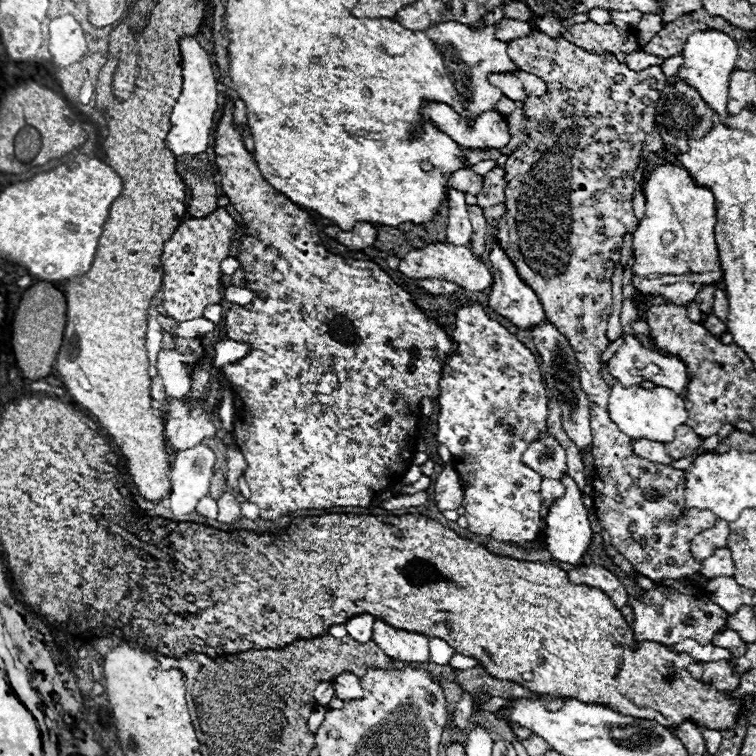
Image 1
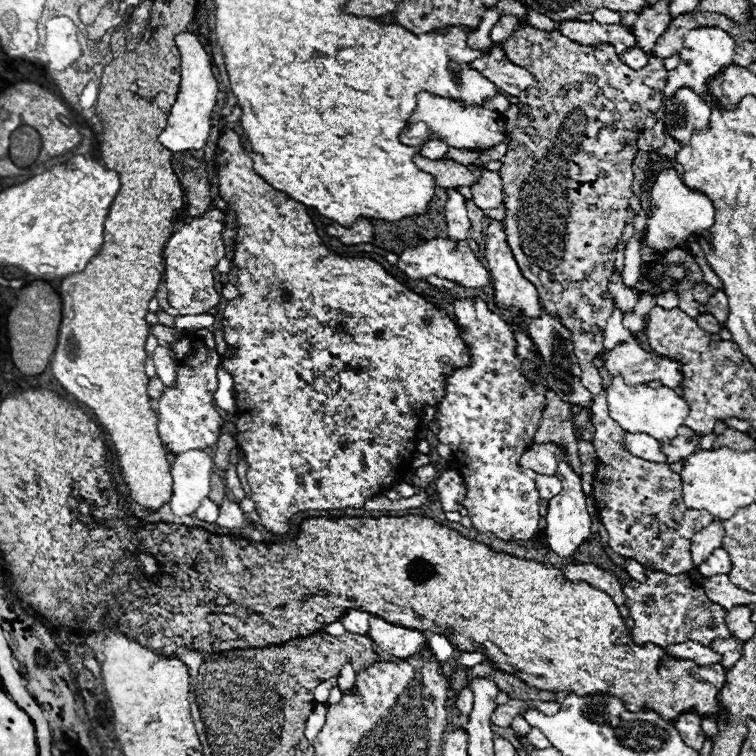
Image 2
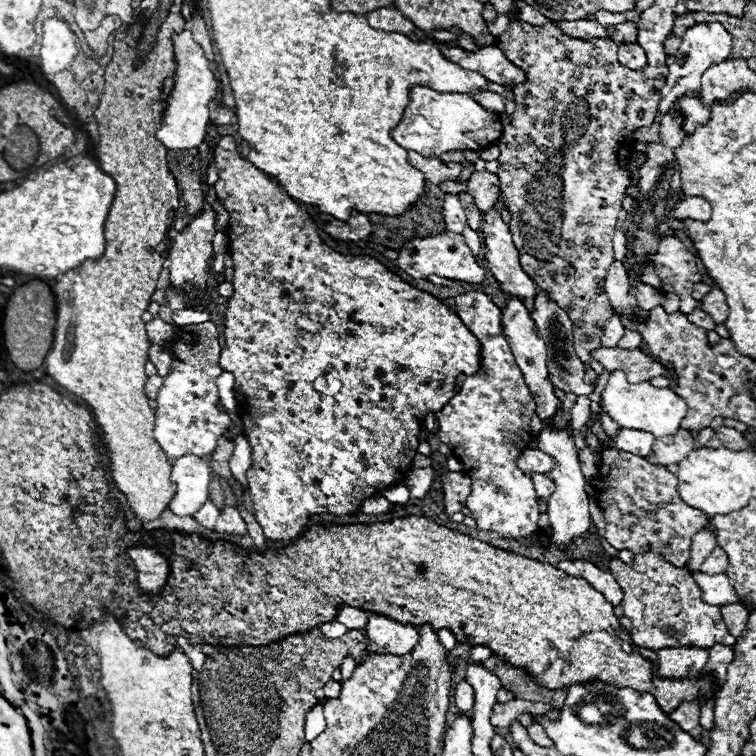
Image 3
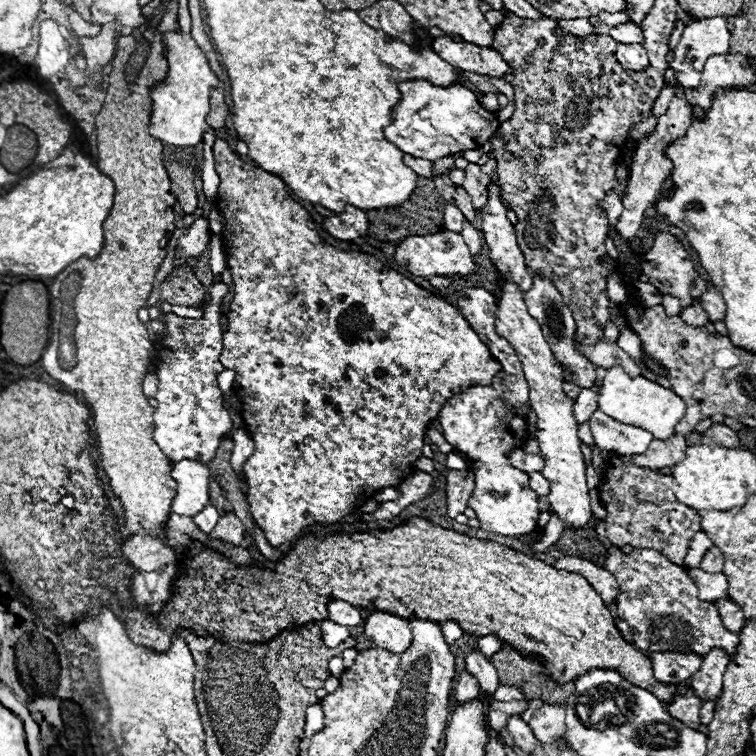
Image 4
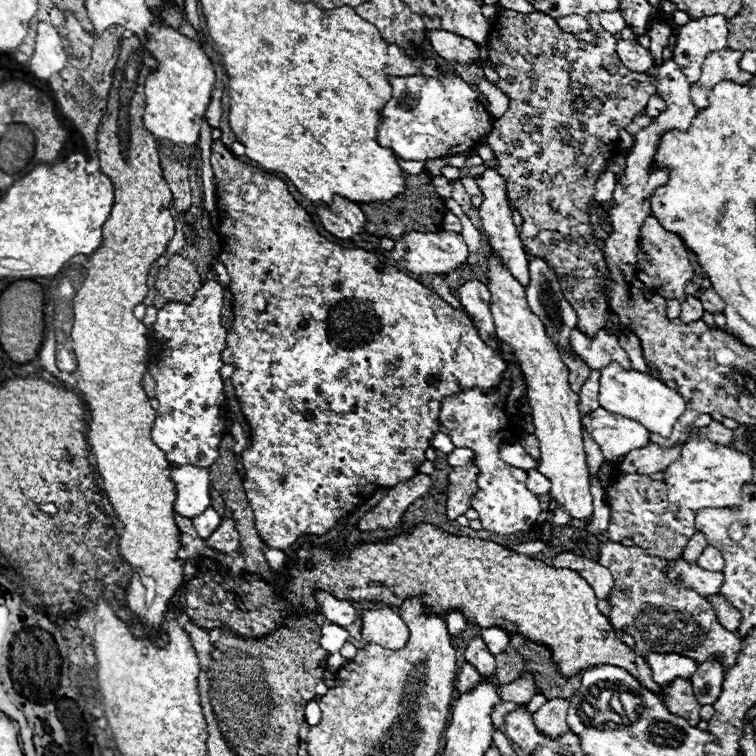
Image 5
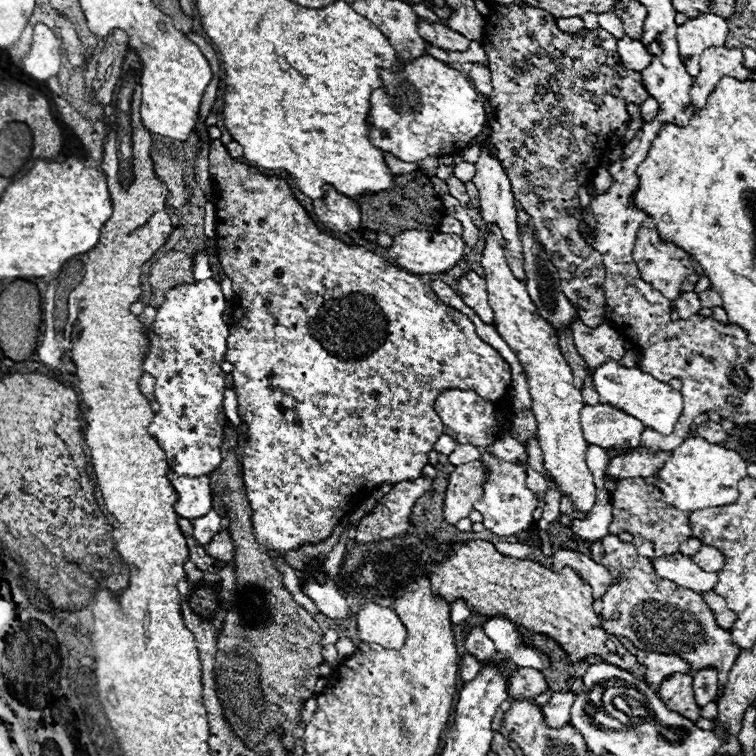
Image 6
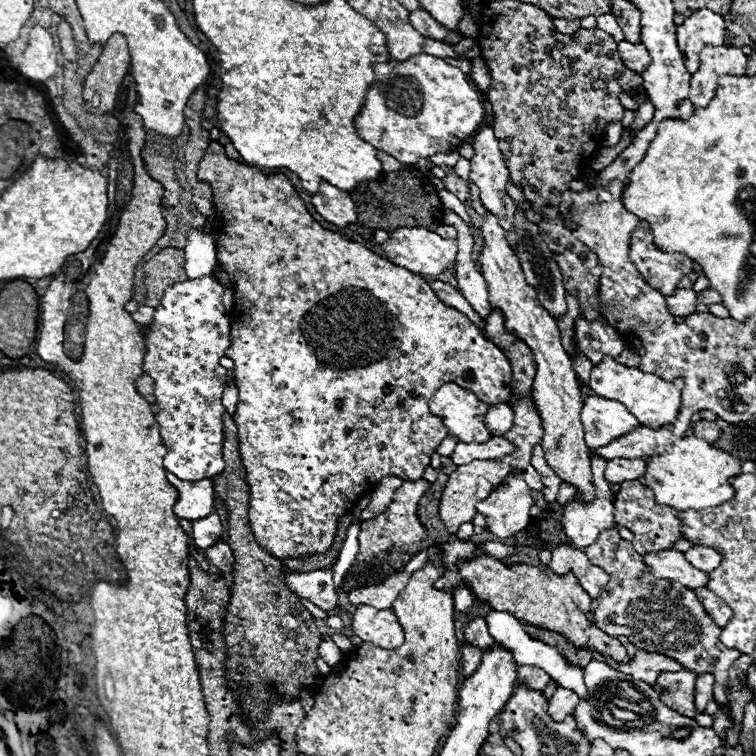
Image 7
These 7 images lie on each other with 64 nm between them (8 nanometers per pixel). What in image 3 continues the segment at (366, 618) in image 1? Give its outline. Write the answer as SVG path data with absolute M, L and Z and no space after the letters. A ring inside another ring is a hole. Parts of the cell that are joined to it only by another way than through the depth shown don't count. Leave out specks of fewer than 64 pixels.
M340 606L338 608L338 614L336 614L336 620L342 622L348 630L360 630L360 628L366 628L366 622L368 622L368 616L364 610L358 610L354 606Z

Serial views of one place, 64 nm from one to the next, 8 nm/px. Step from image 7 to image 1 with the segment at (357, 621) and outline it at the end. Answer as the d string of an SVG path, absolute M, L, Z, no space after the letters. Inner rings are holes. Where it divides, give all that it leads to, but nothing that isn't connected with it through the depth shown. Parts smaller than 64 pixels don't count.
M374 620L374 642L382 652L400 662L428 662L428 636L398 630L382 620Z

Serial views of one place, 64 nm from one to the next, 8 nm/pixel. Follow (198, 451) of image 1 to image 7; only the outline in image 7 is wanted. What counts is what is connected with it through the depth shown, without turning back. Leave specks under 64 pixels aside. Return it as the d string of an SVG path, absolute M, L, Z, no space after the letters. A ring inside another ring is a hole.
M168 474L168 482L180 492L178 502L174 504L174 514L184 520L200 520L212 514L214 510L214 484L212 480L184 482L174 474Z

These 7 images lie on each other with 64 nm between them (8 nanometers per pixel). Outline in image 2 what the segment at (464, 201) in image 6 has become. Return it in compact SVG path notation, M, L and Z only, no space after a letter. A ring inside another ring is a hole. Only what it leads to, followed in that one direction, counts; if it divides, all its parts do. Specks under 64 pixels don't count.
M466 200L466 210L468 210L468 216L470 216L470 234L472 234L472 238L478 242L478 244L482 244L482 234L484 234L484 220L486 220L486 216L484 216L484 212L472 202L472 200Z

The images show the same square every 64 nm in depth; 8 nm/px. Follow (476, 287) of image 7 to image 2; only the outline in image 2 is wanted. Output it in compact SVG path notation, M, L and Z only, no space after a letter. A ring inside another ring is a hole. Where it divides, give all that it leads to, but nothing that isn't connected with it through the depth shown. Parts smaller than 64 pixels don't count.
M480 296L464 298L454 302L454 314L458 324L464 328L464 340L470 348L472 364L468 368L456 370L446 380L446 398L437 406L436 419L439 424L437 438L452 450L452 462L456 464L458 472L462 474L468 494L464 498L464 508L472 520L472 526L478 532L494 532L500 540L530 540L538 534L538 490L534 484L536 472L524 470L516 462L520 460L522 452L532 444L534 432L540 424L542 410L546 404L546 388L538 378L536 386L530 386L522 374L522 362L516 358L516 342L512 336L510 326L488 308L488 304Z

